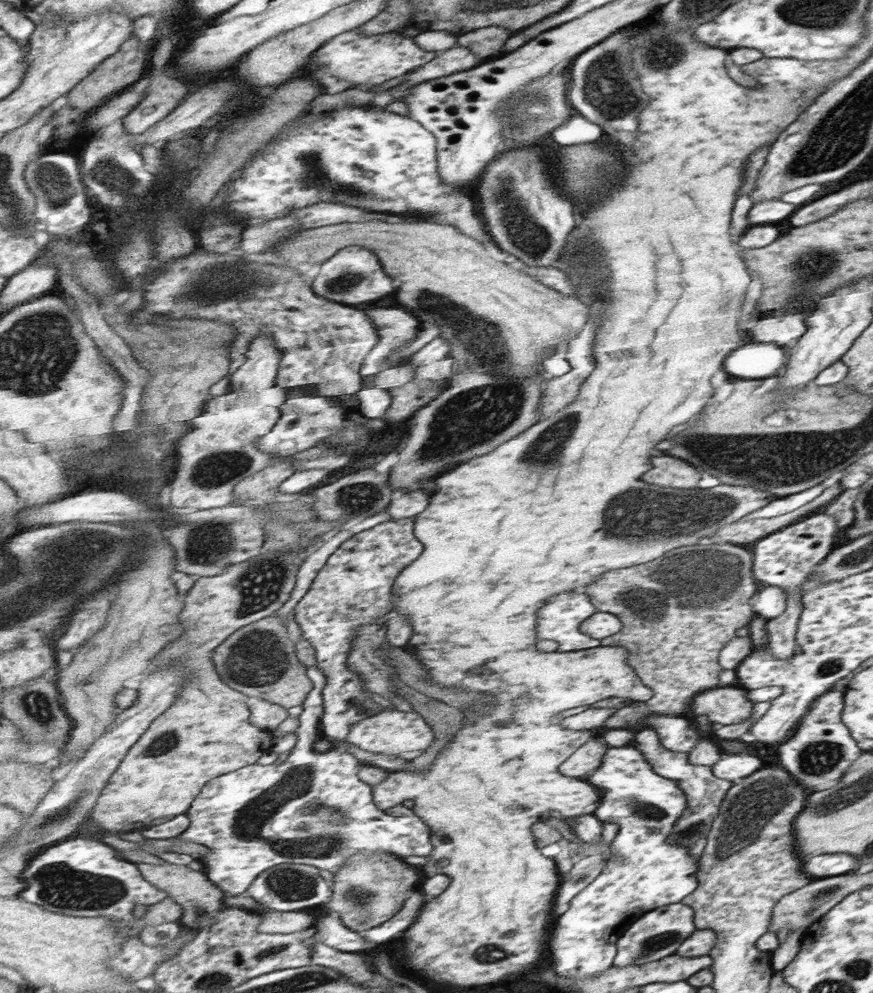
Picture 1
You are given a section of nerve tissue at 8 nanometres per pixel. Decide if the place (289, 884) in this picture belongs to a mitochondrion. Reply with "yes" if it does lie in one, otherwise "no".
yes

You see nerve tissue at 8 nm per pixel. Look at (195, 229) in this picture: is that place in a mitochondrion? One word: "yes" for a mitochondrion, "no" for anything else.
no

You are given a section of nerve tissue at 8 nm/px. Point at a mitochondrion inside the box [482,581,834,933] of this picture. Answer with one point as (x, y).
(745, 823)

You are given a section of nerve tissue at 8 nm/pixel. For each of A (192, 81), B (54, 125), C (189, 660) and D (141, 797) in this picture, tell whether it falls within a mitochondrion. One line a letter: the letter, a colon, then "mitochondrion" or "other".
A: other
B: other
C: other
D: other

